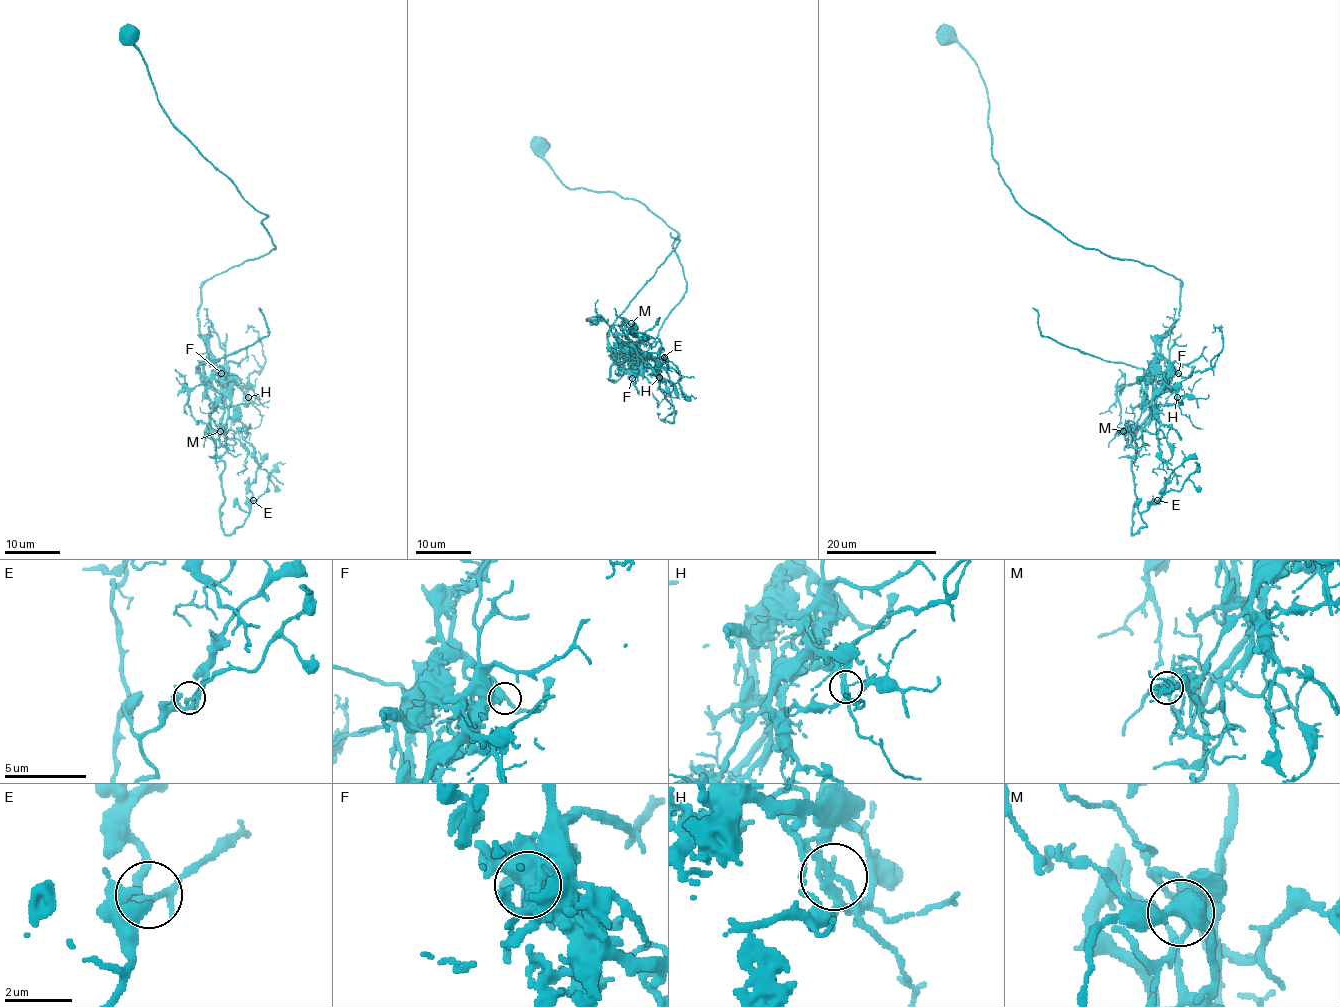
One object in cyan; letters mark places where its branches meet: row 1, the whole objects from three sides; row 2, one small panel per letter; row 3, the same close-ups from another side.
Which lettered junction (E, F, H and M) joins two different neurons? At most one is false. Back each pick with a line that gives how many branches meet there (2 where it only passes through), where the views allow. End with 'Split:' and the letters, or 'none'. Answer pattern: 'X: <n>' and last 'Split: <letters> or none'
H: 4
Split: H

